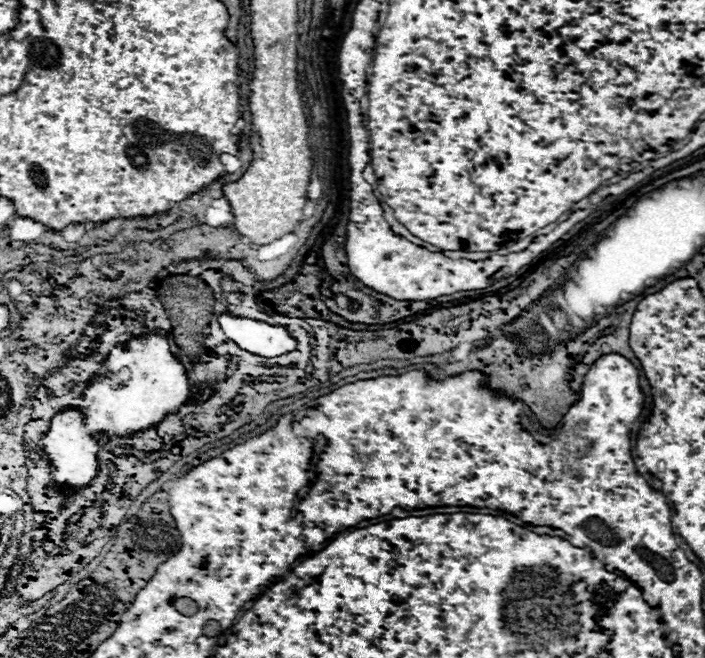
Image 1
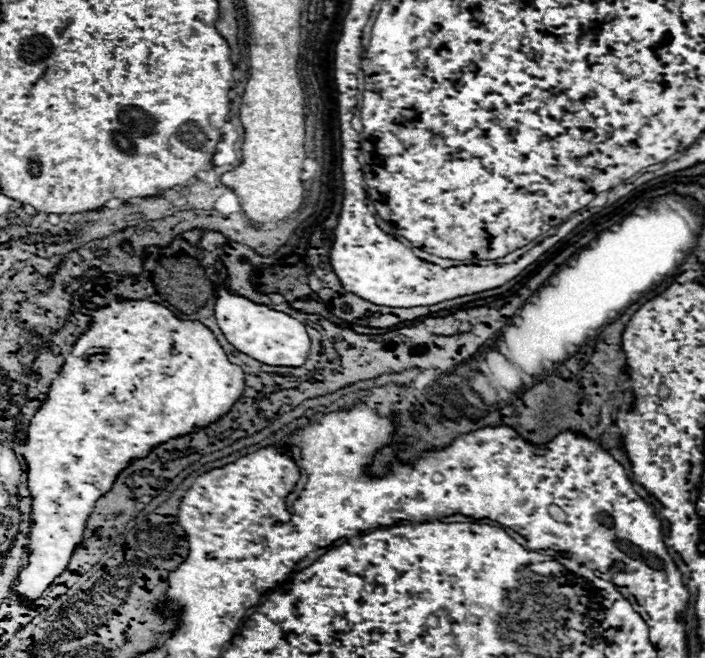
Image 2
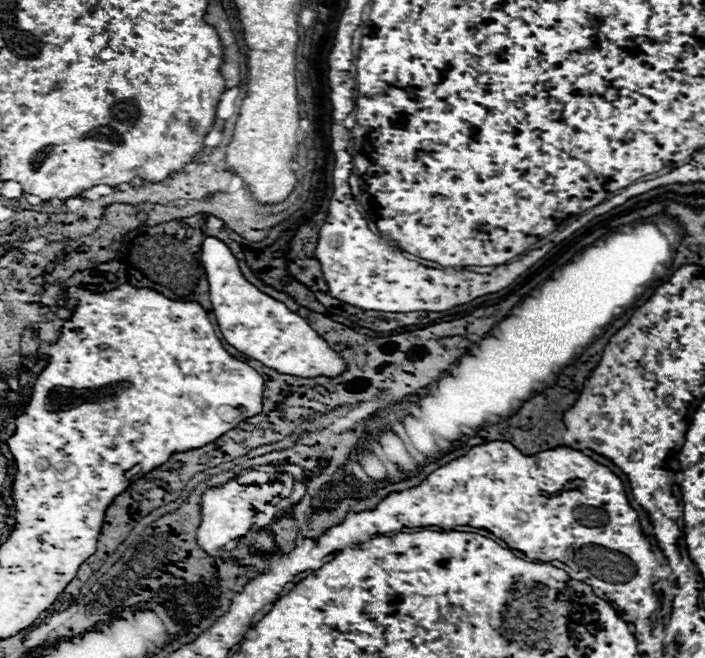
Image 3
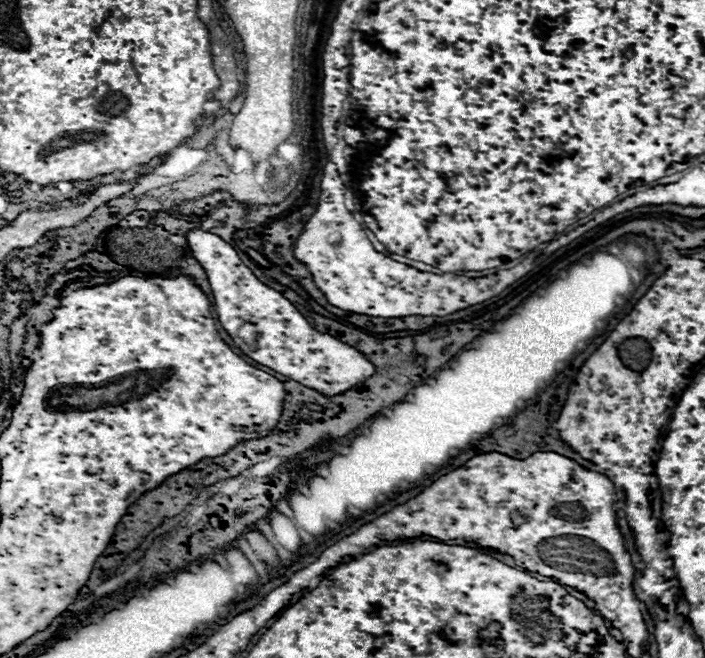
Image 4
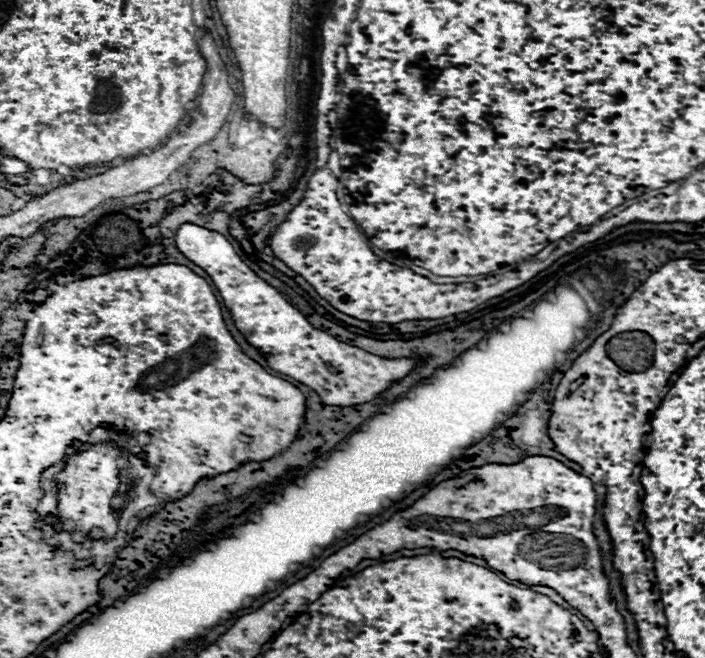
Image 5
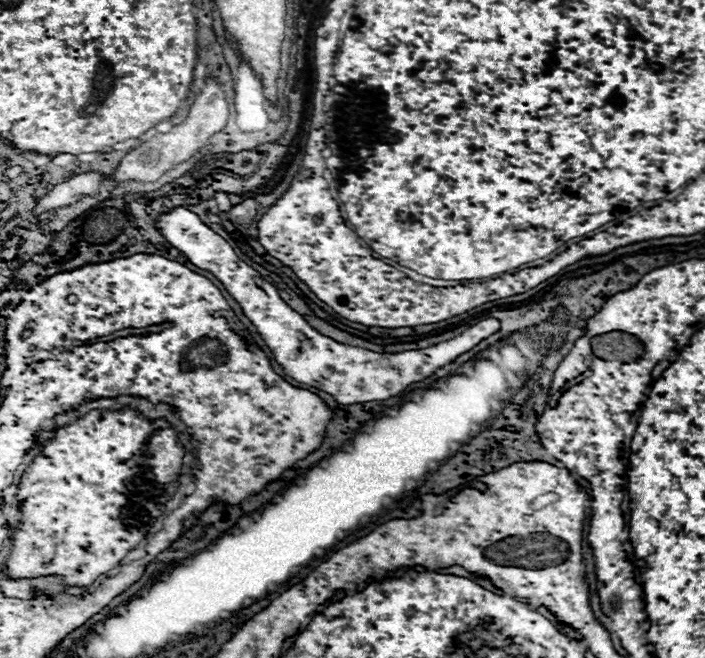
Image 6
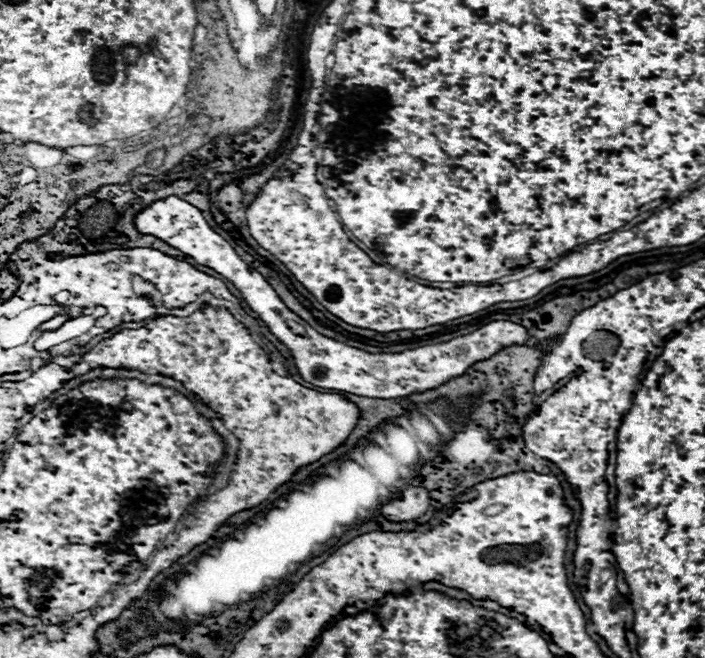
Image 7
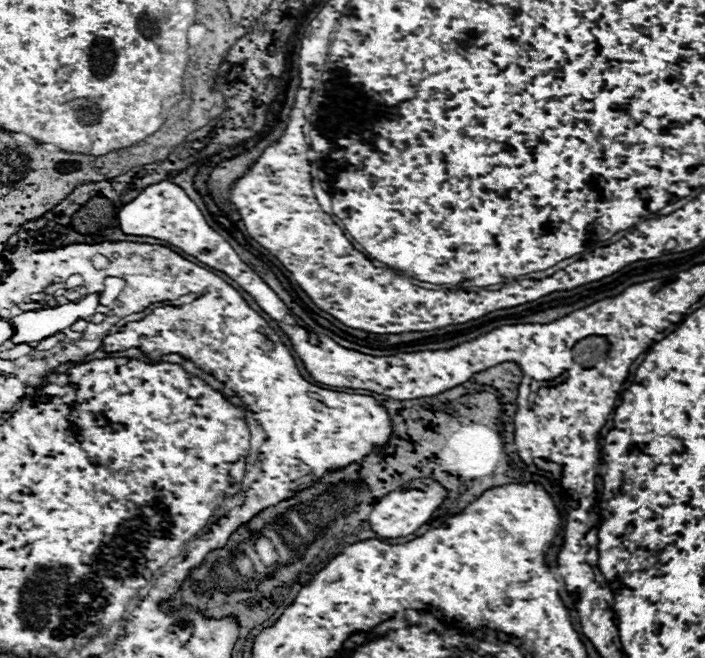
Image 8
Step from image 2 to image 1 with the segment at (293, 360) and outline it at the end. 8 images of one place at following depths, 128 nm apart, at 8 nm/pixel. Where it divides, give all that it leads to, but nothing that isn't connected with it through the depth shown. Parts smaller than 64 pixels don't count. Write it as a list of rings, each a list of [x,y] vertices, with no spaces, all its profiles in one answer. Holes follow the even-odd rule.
[[[228,312],[218,314],[218,322],[232,342],[256,356],[274,358],[280,354],[288,354],[298,346],[298,340],[292,338],[284,326],[238,318]]]

